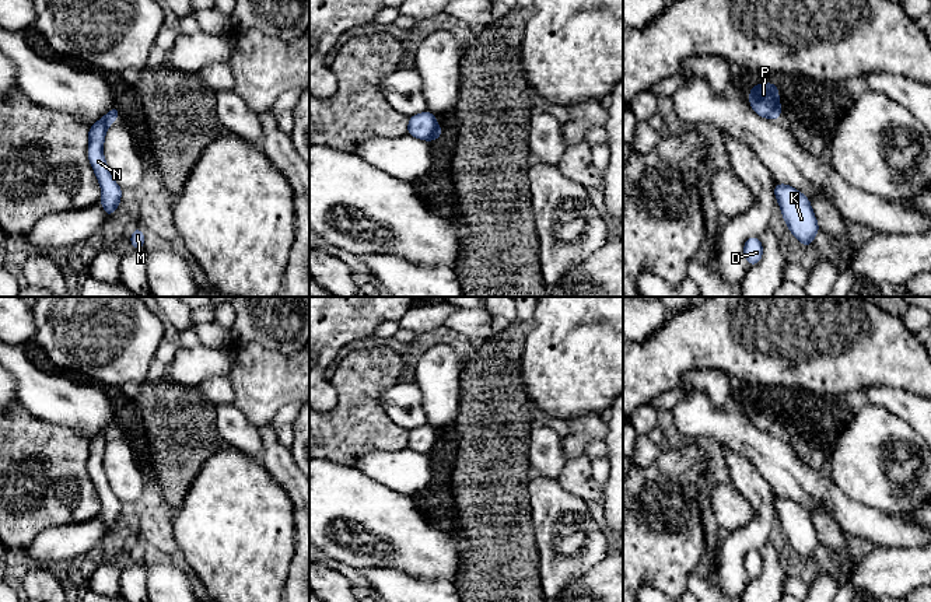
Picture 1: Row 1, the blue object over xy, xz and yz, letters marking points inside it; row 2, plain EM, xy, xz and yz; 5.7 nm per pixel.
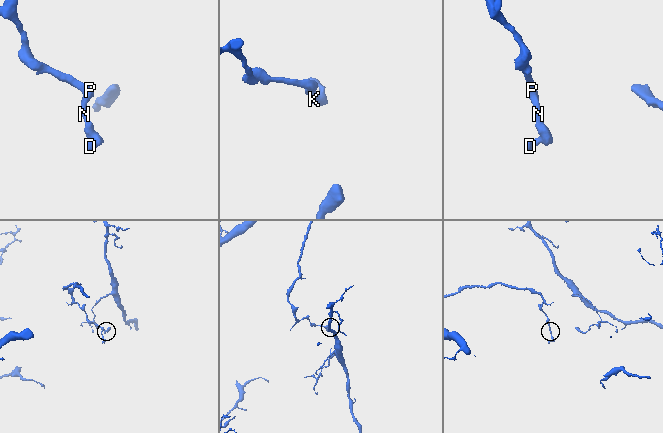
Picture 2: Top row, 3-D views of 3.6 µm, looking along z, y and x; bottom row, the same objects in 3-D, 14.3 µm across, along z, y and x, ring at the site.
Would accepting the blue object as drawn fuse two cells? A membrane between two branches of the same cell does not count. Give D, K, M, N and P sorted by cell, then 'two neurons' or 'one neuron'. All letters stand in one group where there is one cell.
D K M N P | one neuron

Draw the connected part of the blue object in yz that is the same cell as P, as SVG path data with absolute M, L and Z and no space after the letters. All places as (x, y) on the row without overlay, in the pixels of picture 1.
M755 398L749 406L752 423L766 433L781 433L780 409L777 398Z

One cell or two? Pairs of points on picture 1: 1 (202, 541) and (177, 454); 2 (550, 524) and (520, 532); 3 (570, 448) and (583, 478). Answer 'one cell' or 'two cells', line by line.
1: two cells
2: two cells
3: two cells

